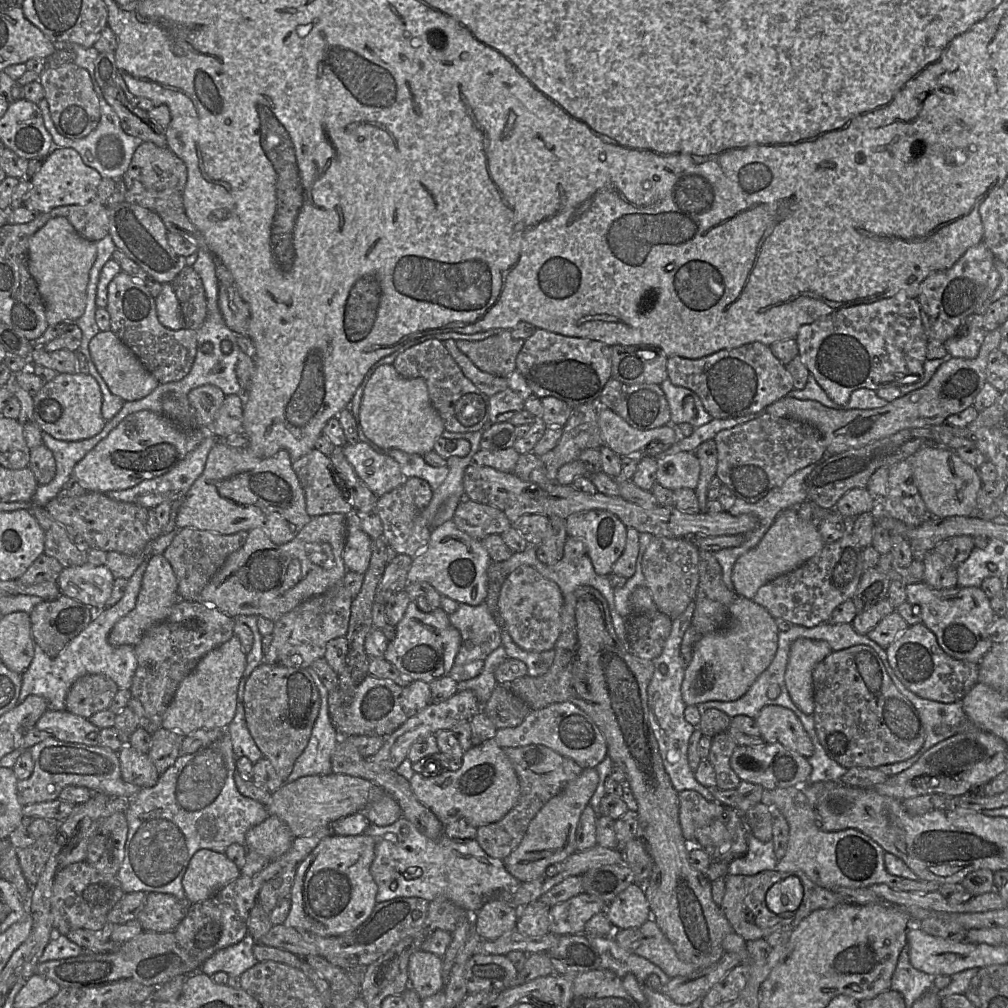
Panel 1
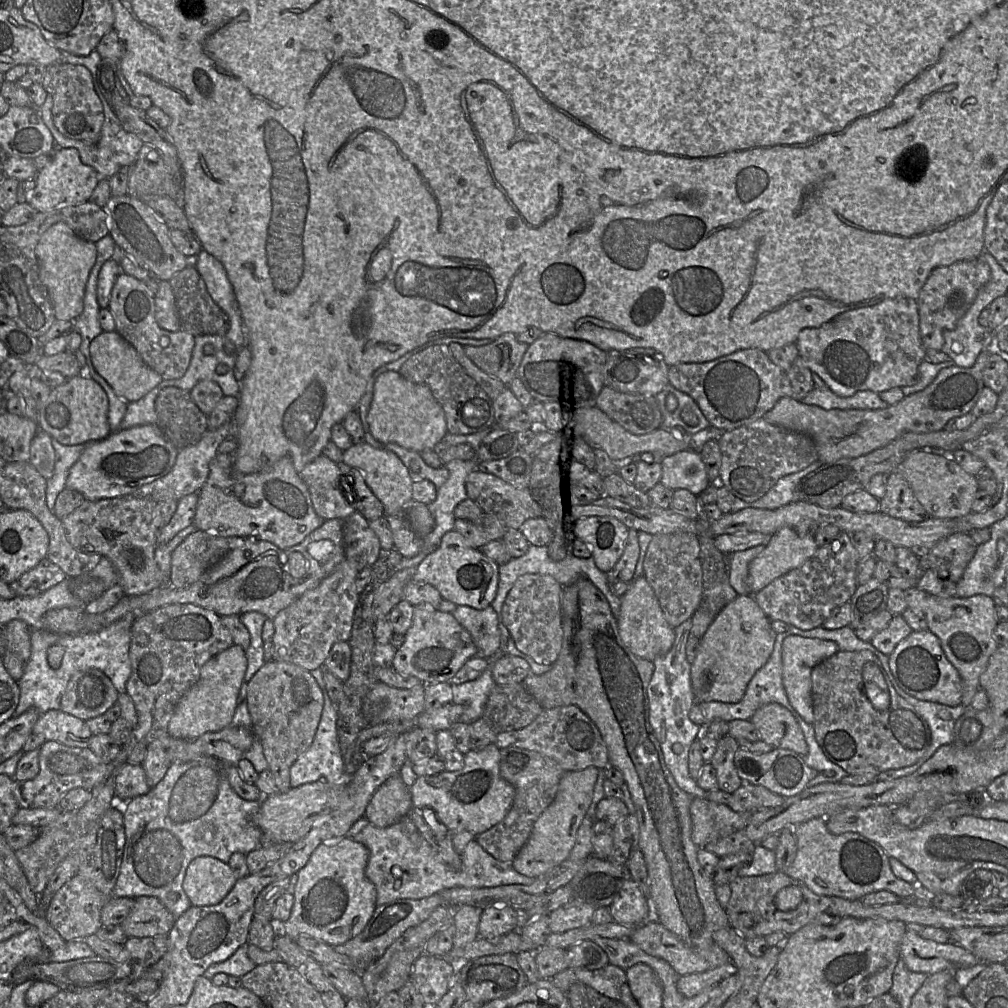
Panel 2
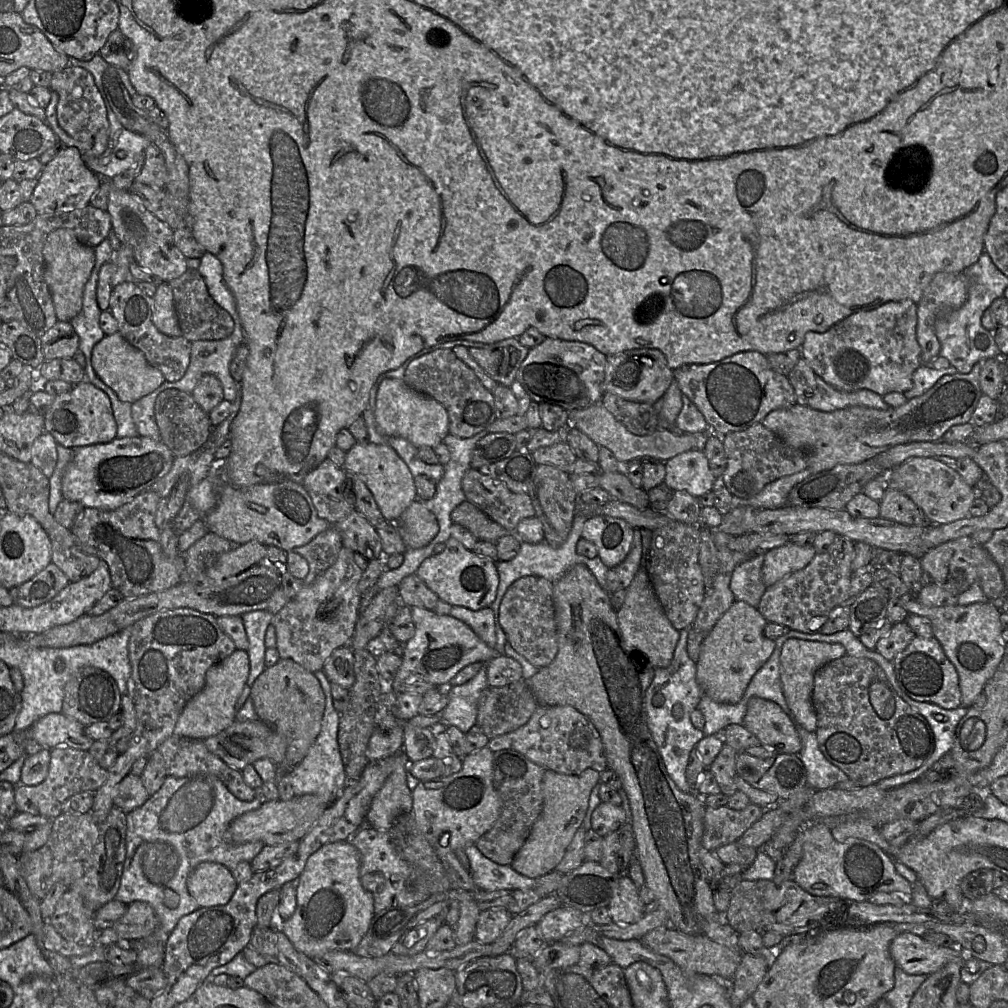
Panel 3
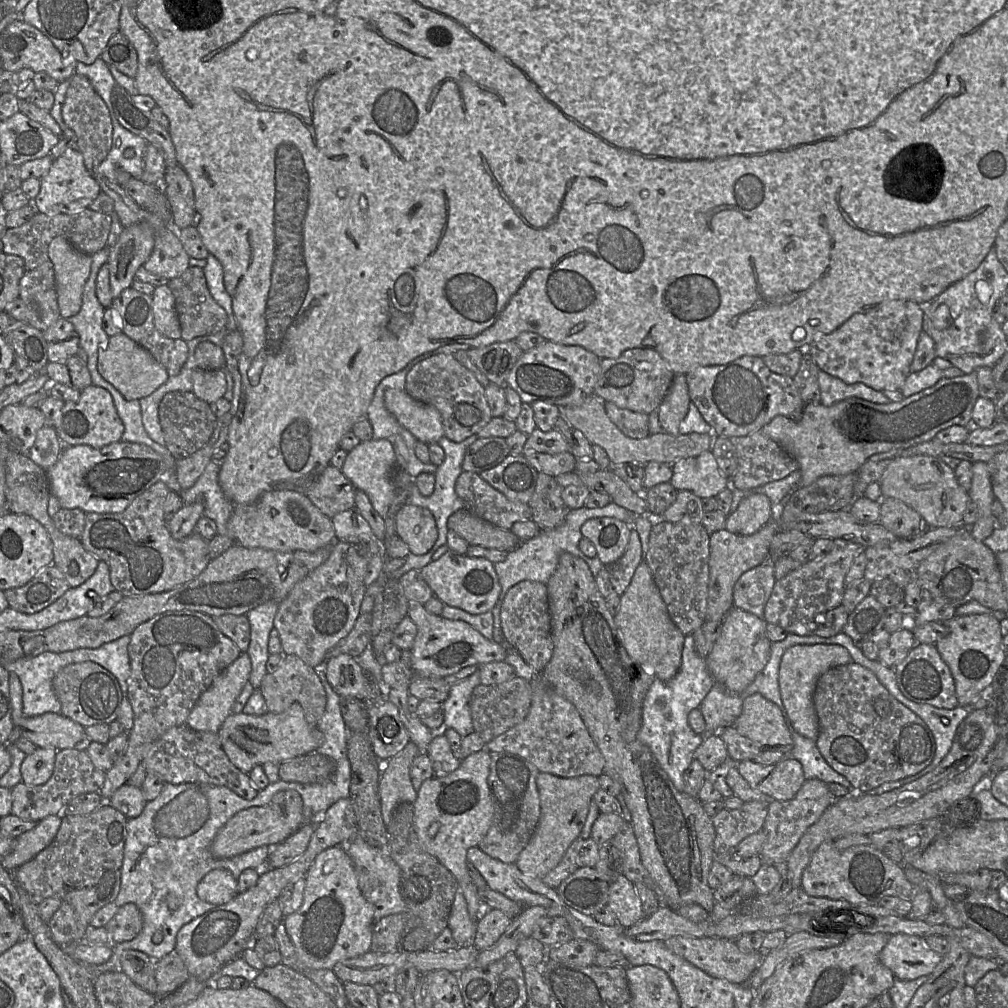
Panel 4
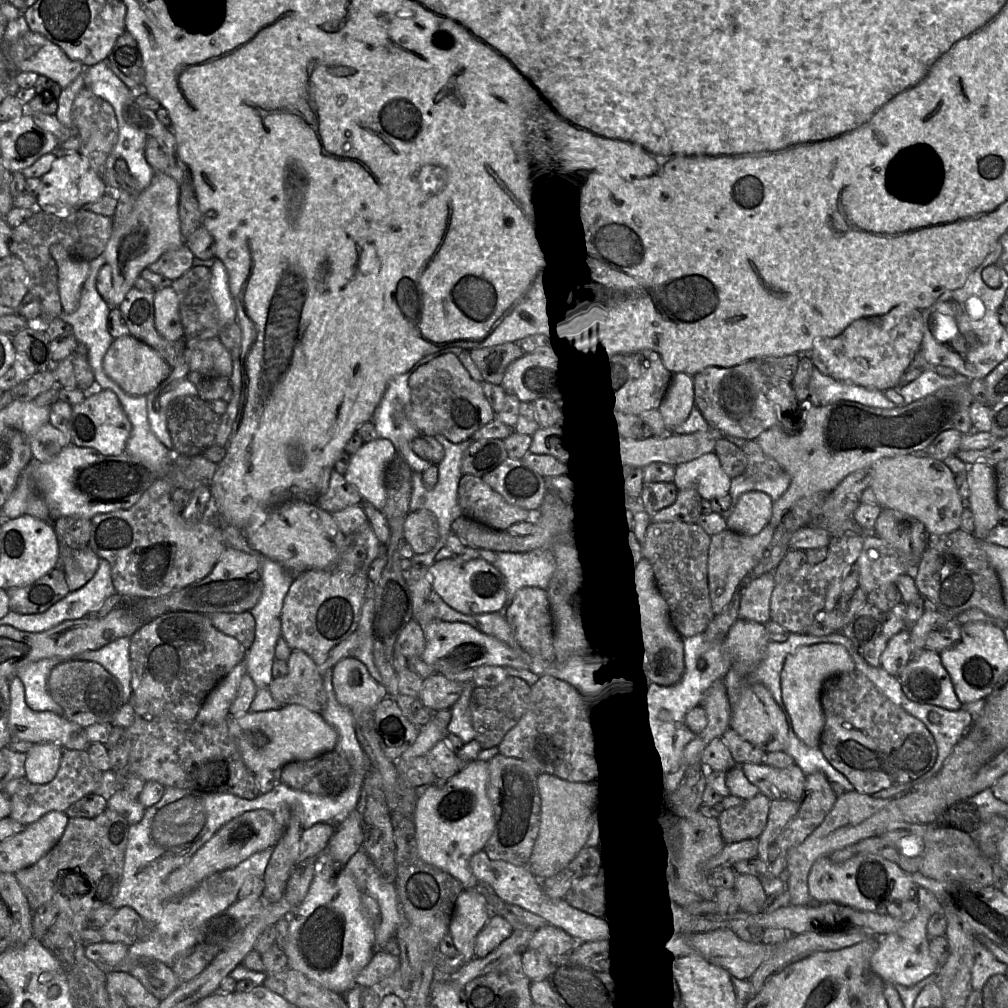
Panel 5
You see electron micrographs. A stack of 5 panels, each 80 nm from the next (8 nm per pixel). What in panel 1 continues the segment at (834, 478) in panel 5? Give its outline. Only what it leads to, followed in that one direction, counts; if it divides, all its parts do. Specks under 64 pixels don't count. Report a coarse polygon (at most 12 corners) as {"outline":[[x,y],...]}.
{"outline":[[1000,329],[881,408],[784,397],[764,411],[814,426],[832,456],[973,406]]}

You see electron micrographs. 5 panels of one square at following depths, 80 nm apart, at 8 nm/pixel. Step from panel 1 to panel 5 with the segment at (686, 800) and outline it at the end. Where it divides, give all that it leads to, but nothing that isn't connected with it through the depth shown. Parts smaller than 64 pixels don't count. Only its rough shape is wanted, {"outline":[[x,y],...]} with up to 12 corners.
{"outline":[[759,793],[717,820],[725,845],[759,839],[770,799]]}

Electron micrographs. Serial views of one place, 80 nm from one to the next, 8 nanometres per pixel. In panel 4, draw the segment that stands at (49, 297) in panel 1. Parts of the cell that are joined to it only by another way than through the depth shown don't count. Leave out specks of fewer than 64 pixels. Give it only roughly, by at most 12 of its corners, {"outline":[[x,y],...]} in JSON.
{"outline":[[52,239],[60,317],[76,315],[92,255]]}

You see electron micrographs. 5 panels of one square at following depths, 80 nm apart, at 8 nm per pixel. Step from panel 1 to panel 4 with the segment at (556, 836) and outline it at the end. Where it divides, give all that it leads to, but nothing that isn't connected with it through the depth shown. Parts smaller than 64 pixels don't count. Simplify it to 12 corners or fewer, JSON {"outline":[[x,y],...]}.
{"outline":[[539,773],[539,820],[515,865],[542,878],[580,838],[600,787]]}

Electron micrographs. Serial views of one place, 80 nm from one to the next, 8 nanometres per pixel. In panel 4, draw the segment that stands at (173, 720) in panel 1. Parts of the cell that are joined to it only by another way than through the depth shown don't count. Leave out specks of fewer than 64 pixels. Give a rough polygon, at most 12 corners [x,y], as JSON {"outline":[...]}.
{"outline":[[246,652],[200,696],[186,725],[217,733],[249,680]]}

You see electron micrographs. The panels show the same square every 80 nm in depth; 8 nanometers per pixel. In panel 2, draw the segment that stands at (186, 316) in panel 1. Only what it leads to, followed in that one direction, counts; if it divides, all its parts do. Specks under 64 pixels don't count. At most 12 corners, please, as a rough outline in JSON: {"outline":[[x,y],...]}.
{"outline":[[195,266],[169,283],[183,330],[226,334],[228,316]]}

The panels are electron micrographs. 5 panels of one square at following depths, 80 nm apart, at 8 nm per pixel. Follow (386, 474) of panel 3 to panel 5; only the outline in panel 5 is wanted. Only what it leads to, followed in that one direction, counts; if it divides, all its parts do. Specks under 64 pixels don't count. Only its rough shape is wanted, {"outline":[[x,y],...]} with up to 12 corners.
{"outline":[[386,438],[364,442],[344,477],[381,511],[385,473],[396,455]]}

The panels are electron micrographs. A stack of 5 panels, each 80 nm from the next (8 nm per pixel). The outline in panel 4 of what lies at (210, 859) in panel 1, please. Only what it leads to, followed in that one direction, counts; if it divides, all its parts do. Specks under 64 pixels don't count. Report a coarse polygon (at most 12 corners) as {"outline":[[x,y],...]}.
{"outline":[[213,869],[198,883],[205,902],[220,906],[238,894],[237,879]]}

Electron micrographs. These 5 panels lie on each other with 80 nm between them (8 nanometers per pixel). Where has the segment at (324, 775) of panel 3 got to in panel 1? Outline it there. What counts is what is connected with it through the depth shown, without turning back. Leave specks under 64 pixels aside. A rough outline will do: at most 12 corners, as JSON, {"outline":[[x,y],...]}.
{"outline":[[309,670],[321,705],[304,751],[284,783],[332,774],[331,755],[341,740],[328,710],[328,694]]}

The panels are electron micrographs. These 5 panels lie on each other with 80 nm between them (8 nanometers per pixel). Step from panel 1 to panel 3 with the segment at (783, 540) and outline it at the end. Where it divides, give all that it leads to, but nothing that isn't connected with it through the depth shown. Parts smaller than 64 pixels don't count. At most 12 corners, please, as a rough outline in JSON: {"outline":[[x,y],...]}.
{"outline":[[789,541],[764,552],[761,577],[770,587],[805,568],[813,545]]}

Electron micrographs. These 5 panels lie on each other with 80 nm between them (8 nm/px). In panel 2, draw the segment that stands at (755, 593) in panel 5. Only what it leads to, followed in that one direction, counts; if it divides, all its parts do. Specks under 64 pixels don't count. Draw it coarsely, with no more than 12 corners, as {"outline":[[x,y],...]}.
{"outline":[[758,545],[725,556],[729,583],[750,595],[749,564],[764,550]]}

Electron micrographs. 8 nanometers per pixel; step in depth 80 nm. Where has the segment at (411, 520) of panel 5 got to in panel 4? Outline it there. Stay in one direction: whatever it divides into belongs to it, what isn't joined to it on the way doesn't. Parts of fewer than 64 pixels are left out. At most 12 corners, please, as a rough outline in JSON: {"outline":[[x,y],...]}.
{"outline":[[405,503],[396,534],[410,553],[427,553],[438,538],[433,514]]}

